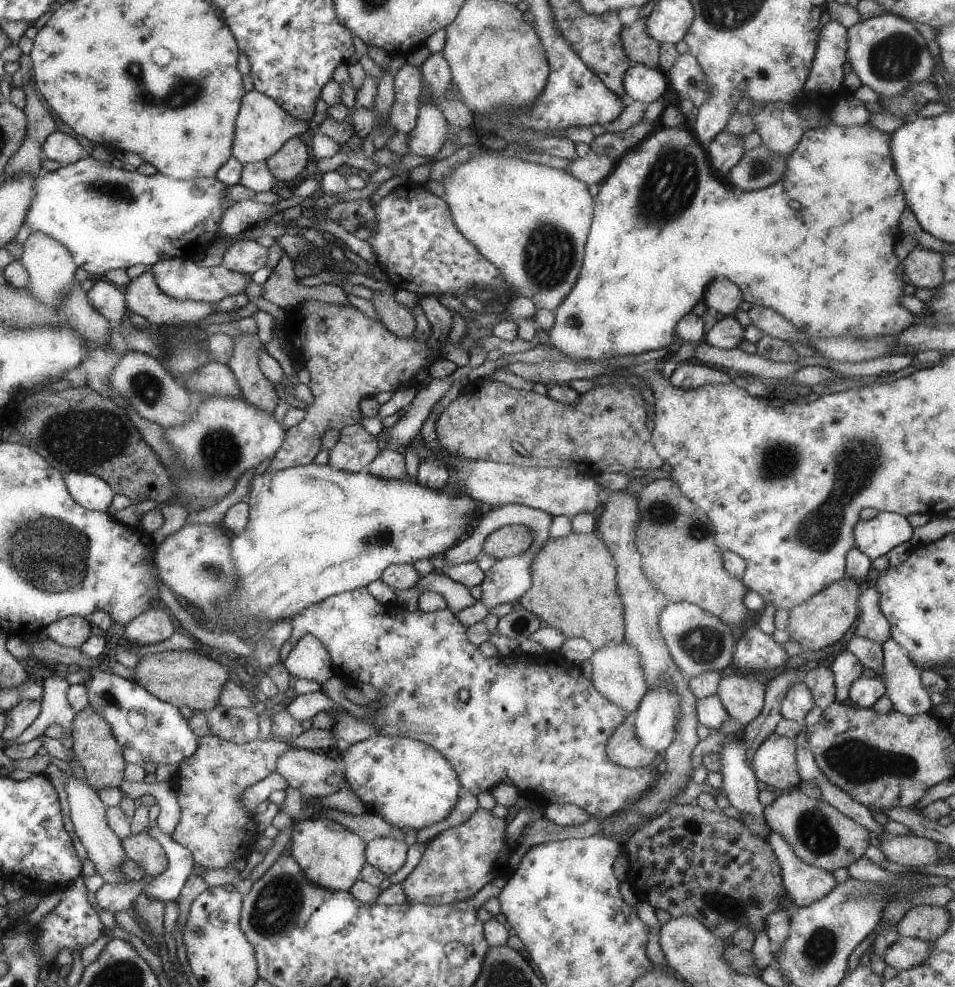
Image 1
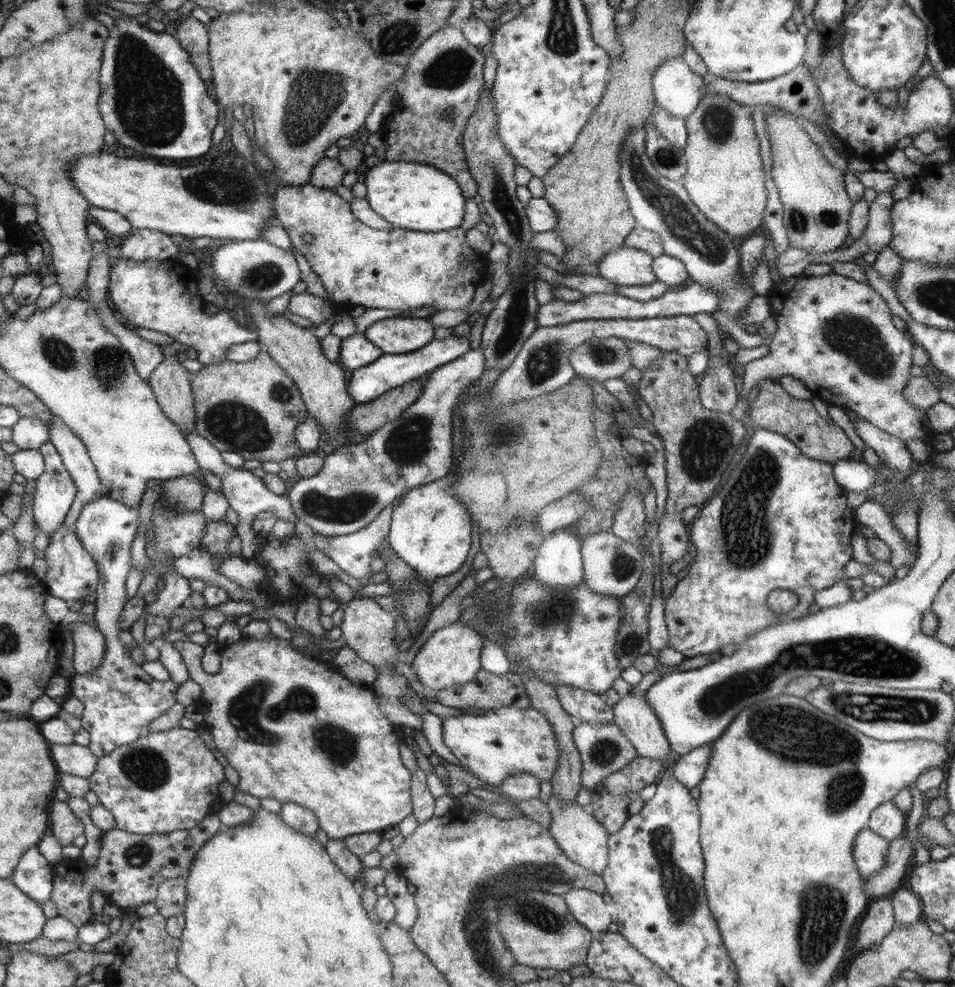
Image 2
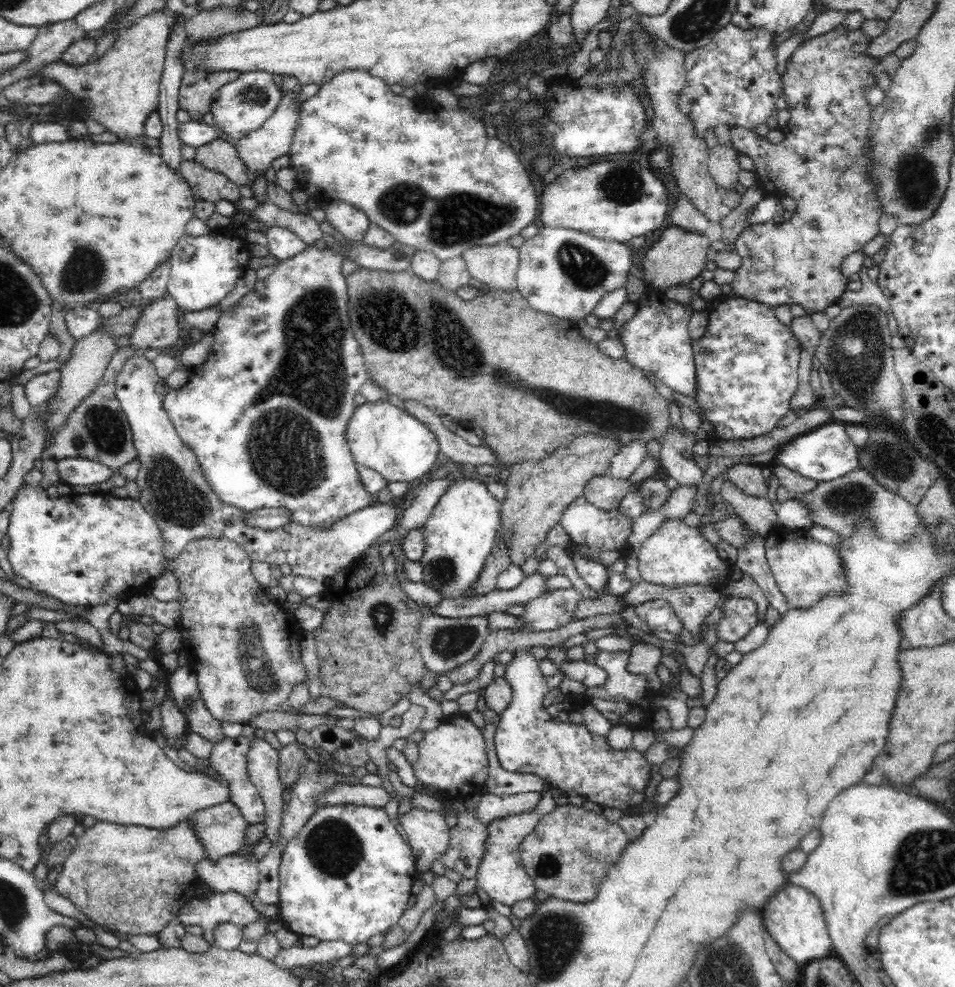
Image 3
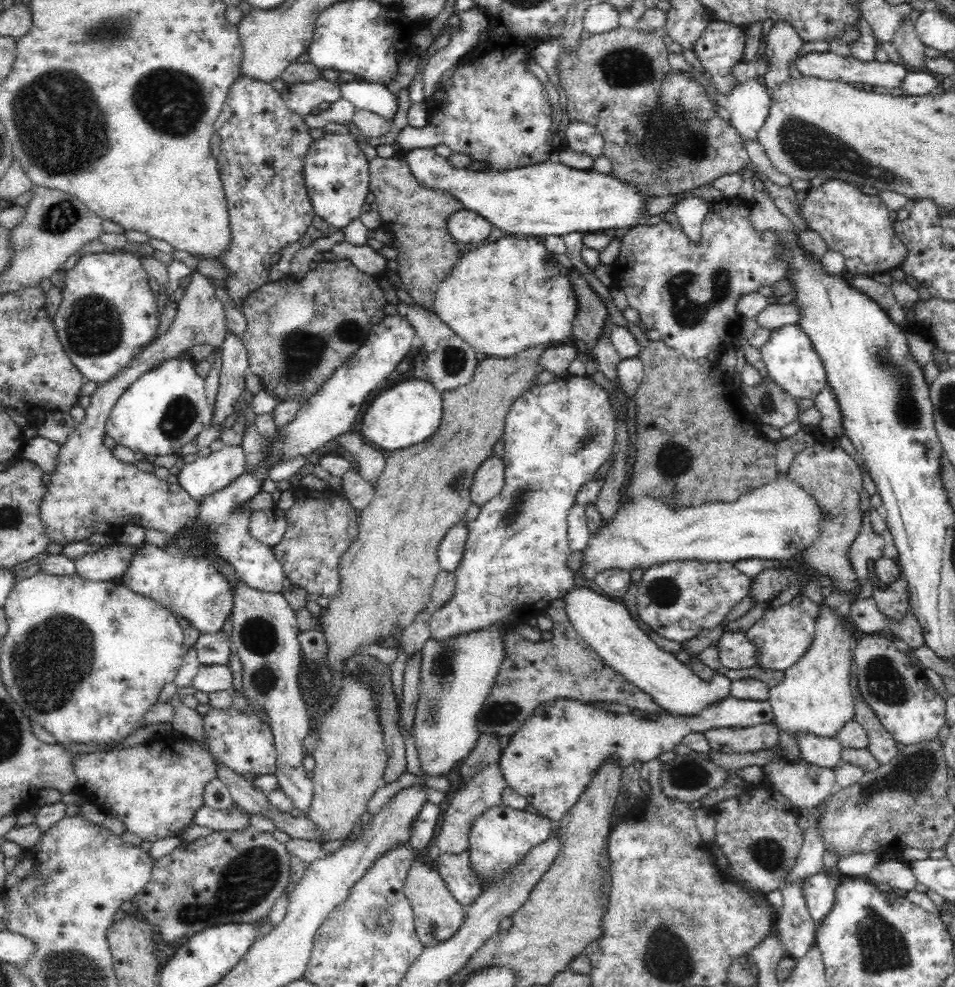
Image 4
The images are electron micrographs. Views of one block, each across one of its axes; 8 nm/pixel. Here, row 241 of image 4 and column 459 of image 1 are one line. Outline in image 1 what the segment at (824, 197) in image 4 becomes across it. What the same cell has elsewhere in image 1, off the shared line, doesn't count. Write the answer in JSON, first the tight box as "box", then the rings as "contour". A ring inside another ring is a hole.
{"box":[401,808,515,906],"contour":[[[477,808],[463,824],[437,832],[431,842],[425,842],[419,864],[401,882],[405,898],[411,904],[445,906],[471,898],[495,878],[509,876],[515,860],[513,848],[507,842],[507,828],[505,818],[493,816],[491,810]]]}

